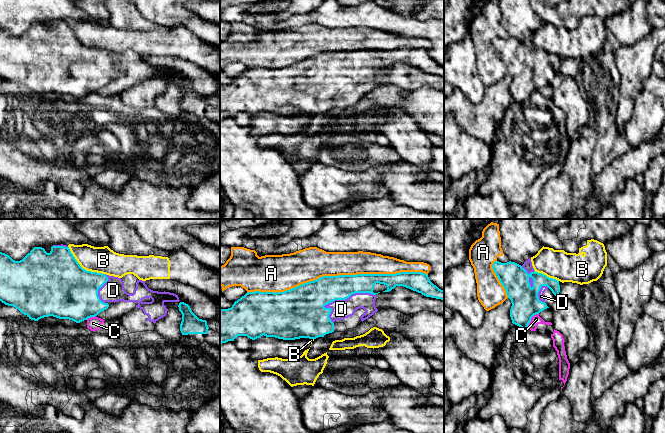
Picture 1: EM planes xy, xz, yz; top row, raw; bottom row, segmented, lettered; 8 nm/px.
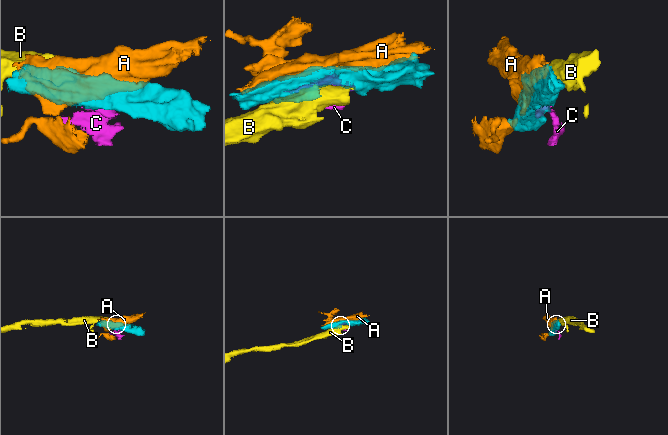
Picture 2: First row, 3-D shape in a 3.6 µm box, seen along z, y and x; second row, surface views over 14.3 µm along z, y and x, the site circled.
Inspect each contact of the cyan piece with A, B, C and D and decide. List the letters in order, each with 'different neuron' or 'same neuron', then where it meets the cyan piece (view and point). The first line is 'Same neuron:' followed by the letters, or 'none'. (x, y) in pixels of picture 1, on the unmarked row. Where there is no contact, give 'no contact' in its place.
Same neuron: D
A: different neuron | xz (338, 51)
B: different neuron | xy (82, 44)
C: different neuron | yz (530, 95)
D: same neuron | xz (349, 72)

